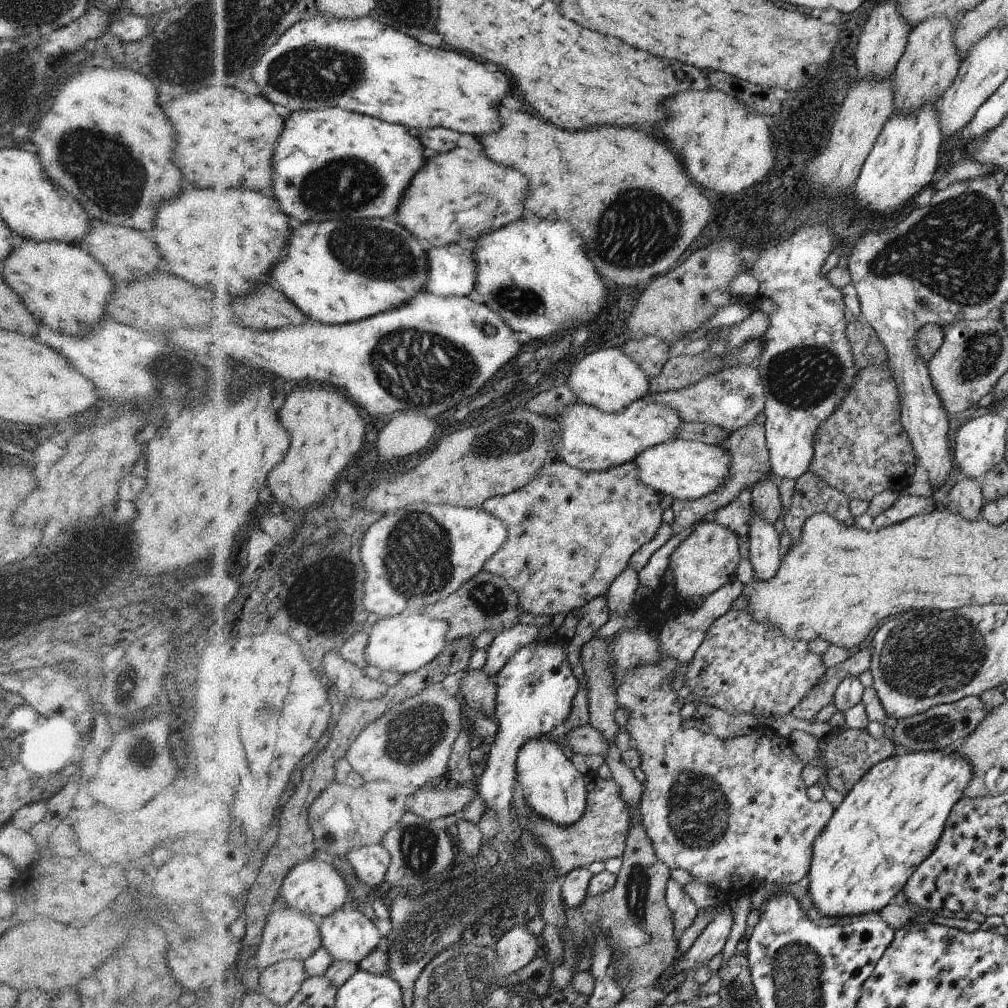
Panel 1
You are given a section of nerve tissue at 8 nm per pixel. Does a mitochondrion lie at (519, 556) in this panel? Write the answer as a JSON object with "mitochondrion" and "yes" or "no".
{"mitochondrion":"no"}

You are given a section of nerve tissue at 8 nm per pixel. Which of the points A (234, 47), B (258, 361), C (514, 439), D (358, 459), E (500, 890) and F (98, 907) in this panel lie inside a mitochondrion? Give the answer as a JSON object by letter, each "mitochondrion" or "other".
{"A":"other","B":"other","C":"mitochondrion","D":"other","E":"mitochondrion","F":"other"}

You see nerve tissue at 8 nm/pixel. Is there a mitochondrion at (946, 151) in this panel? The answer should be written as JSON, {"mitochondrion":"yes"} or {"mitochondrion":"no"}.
{"mitochondrion":"no"}

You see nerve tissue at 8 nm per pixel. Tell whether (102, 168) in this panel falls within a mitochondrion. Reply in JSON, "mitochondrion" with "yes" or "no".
{"mitochondrion":"yes"}

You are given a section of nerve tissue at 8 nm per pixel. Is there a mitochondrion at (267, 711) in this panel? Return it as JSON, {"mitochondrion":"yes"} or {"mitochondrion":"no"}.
{"mitochondrion":"yes"}

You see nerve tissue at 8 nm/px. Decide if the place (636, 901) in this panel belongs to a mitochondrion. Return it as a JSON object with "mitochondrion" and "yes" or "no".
{"mitochondrion":"yes"}

